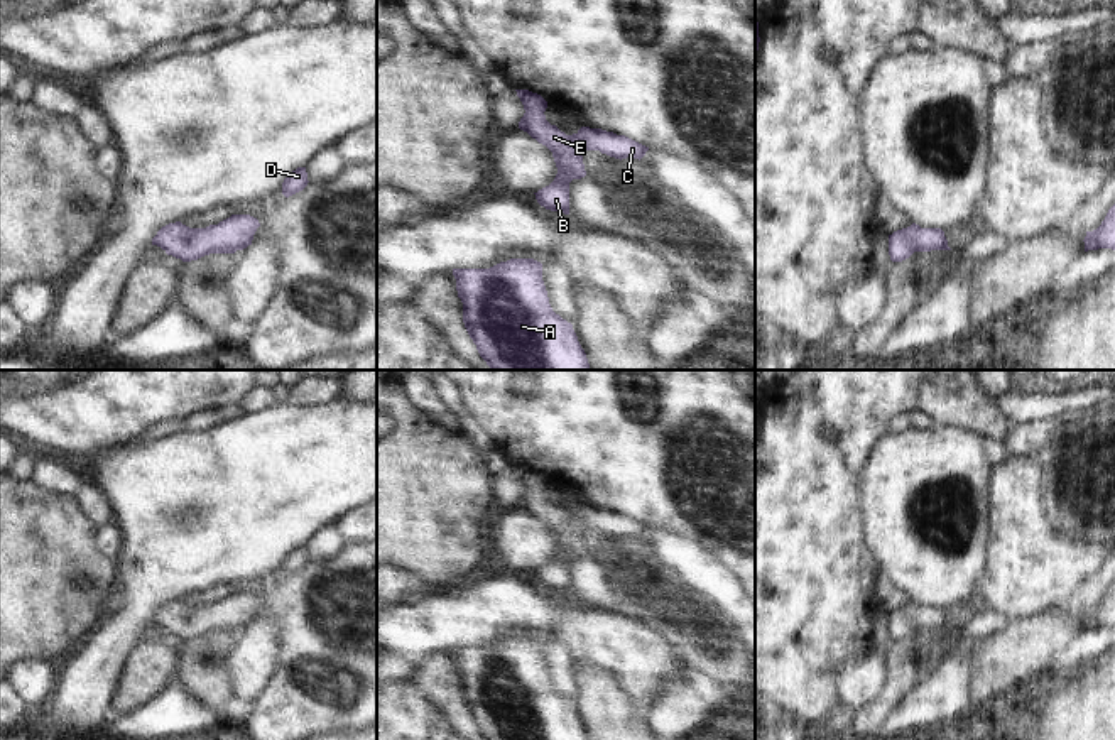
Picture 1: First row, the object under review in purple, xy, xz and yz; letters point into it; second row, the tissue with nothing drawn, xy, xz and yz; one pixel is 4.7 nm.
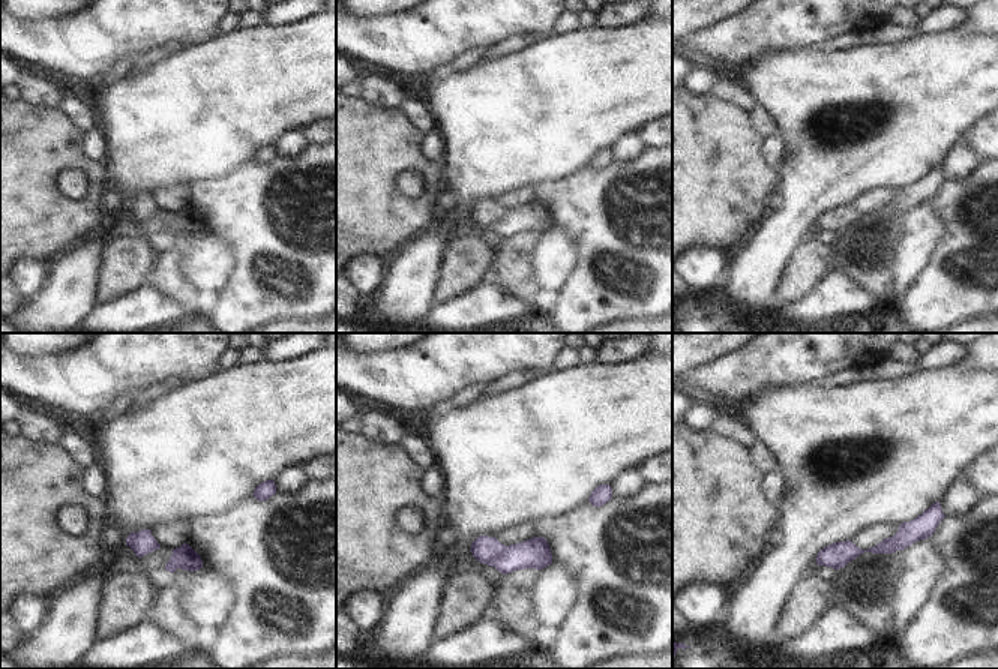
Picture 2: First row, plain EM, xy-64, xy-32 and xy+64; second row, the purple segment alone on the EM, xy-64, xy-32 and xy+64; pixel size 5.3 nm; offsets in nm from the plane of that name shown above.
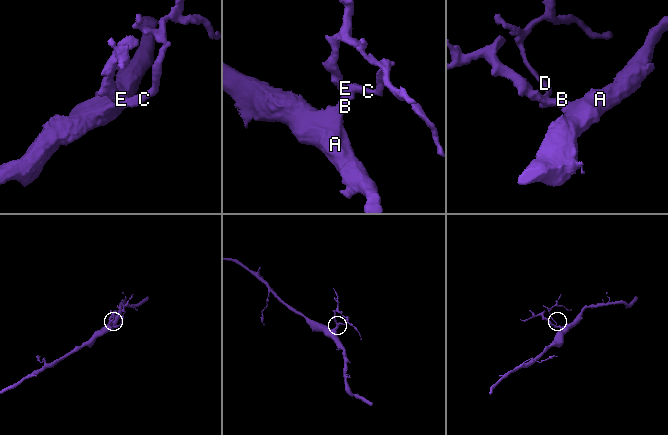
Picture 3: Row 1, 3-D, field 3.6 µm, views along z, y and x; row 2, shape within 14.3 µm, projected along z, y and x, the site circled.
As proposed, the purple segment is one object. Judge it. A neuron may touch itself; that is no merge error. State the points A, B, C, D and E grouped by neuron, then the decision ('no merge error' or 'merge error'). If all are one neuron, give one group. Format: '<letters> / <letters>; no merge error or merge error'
A B C D E; no merge error

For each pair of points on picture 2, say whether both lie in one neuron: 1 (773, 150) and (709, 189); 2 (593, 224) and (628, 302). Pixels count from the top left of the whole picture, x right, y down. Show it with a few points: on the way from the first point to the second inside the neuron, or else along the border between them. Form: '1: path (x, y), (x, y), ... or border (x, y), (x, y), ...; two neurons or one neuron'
1: border (761, 147), (764, 161), (772, 168); two neurons
2: path (614, 236), (643, 264), (641, 281); one neuron

